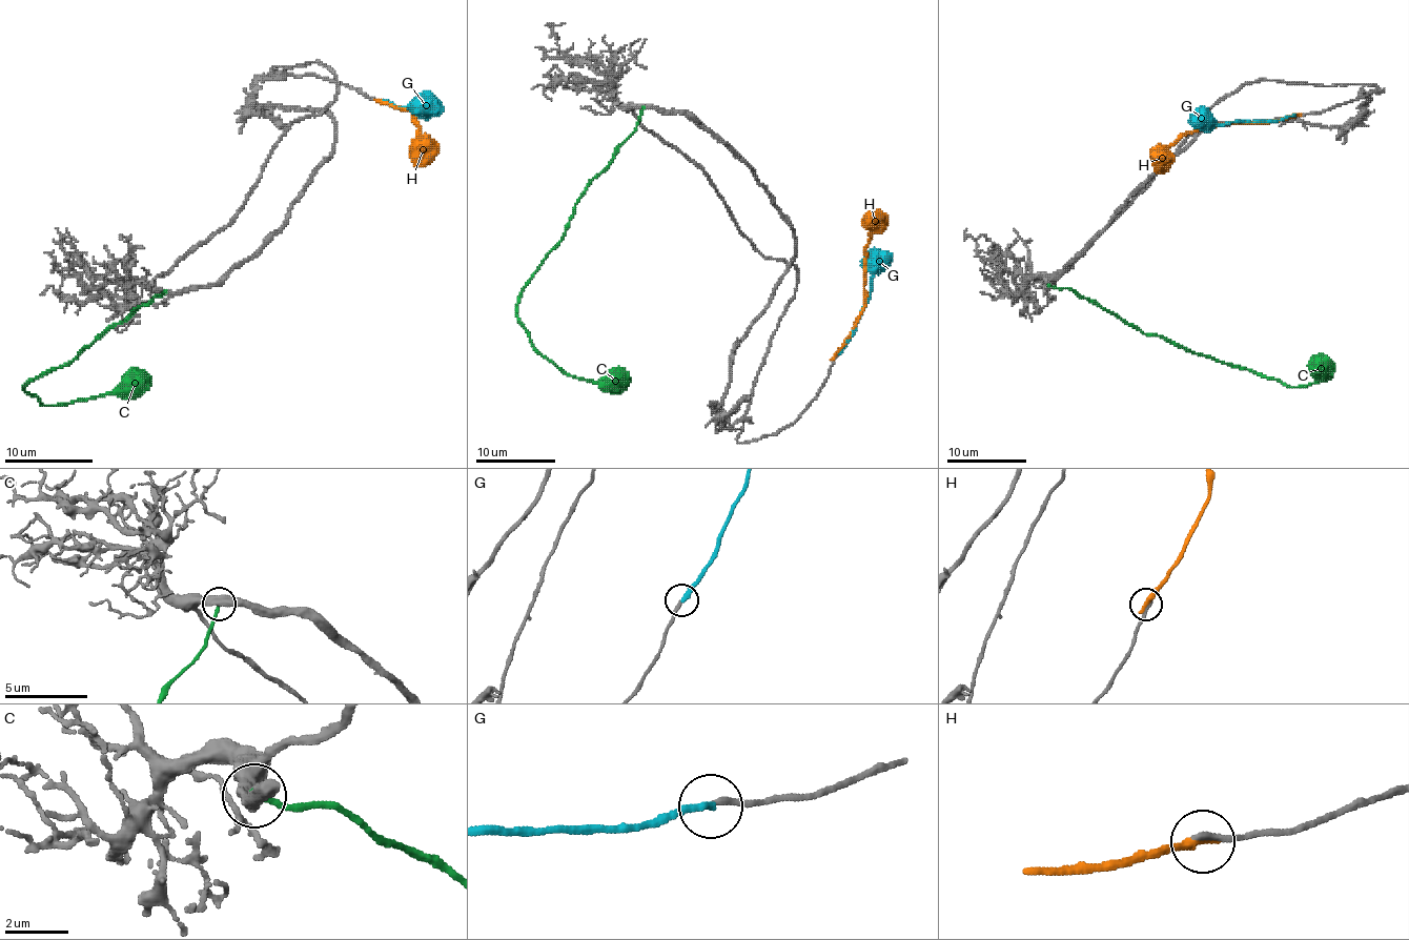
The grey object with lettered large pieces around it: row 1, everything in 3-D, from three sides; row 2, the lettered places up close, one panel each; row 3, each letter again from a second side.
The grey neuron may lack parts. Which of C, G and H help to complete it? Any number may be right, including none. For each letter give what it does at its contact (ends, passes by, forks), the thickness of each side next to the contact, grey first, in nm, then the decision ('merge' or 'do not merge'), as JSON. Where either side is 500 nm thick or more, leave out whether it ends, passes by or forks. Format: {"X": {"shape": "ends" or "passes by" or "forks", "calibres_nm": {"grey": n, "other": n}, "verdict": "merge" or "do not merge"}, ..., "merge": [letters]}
{"C": {"shape": "ends", "calibres_nm": {"grey": 480, "other": 180}, "verdict": "do not merge"}, "G": {"shape": "ends", "calibres_nm": {"grey": 200, "other": 260}, "verdict": "merge"}, "H": {"shape": "ends", "calibres_nm": {"grey": 240, "other": 280}, "verdict": "do not merge"}, "merge": ["G"]}

